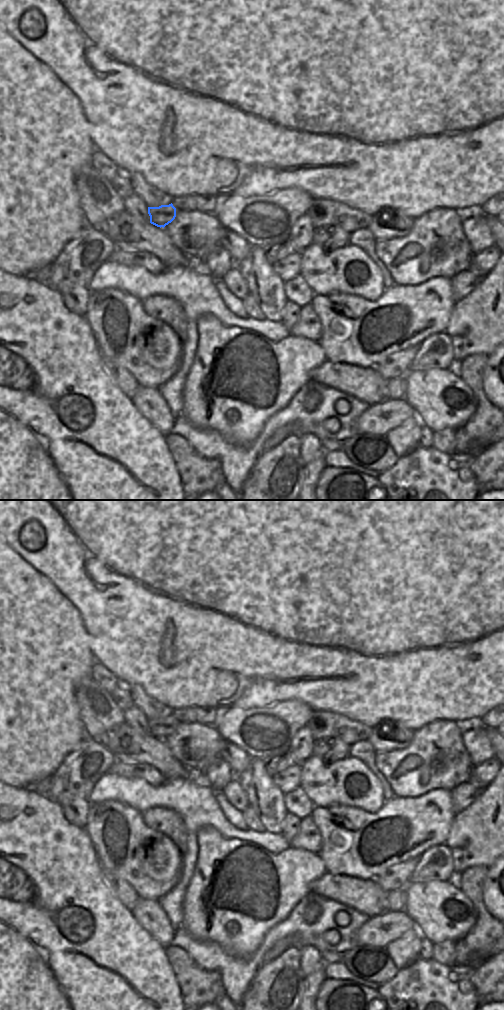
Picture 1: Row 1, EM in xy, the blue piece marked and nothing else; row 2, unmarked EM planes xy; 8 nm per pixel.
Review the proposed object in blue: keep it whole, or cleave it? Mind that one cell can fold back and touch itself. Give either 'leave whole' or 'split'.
split

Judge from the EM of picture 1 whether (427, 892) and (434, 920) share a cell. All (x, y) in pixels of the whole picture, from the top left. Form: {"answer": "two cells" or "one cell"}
{"answer": "one cell"}

